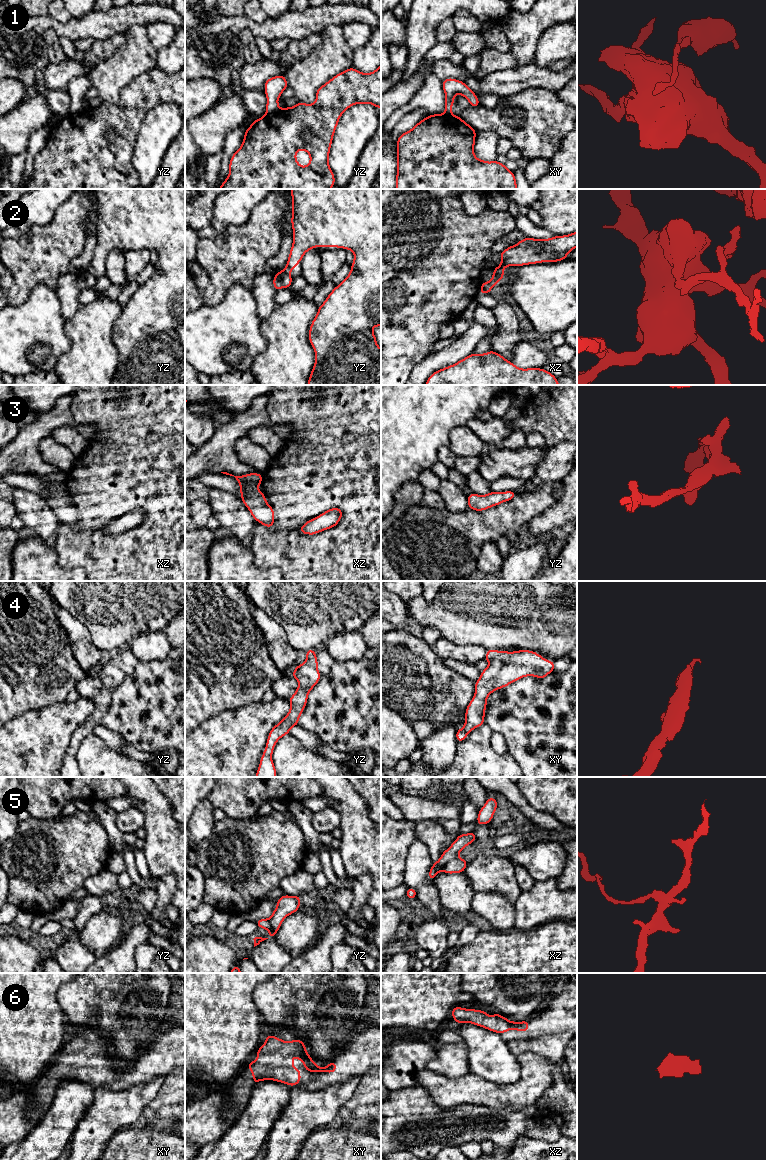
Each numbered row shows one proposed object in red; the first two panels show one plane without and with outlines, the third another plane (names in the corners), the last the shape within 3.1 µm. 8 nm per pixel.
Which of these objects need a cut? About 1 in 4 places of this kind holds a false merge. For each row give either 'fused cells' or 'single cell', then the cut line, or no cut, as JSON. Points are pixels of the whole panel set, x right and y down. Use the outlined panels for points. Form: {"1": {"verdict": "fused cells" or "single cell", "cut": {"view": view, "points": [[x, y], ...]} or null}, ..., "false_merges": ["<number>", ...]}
{"1": {"verdict": "fused cells", "cut": {"view": "yz", "points": [[279, 109], [266, 113]]}}, "2": {"verdict": "fused cells", "cut": {"view": "yz", "points": [[285, 269], [289, 274]]}}, "3": {"verdict": "single cell", "cut": null}, "4": {"verdict": "single cell", "cut": null}, "5": {"verdict": "fused cells", "cut": {"view": "xz", "points": [[457, 856], [451, 859], [441, 870]]}}, "6": {"verdict": "single cell", "cut": null}, "false_merges": ["1", "2", "5"]}

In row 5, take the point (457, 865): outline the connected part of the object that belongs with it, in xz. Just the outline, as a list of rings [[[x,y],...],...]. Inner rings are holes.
[[[455,858],[449,861],[442,869],[447,874],[463,873],[468,862],[463,858]]]

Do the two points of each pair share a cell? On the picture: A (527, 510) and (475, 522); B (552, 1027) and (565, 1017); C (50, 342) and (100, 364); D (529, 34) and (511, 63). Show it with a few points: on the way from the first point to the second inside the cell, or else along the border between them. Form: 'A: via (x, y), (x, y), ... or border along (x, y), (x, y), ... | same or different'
A: via (514, 516), (507, 520), (488, 522) | same
B: via (555, 1024), (562, 1020) | same
C: border along (65, 326), (70, 347), (59, 356), (54, 369) | different
D: border along (509, 52), (515, 59), (518, 67) | different

